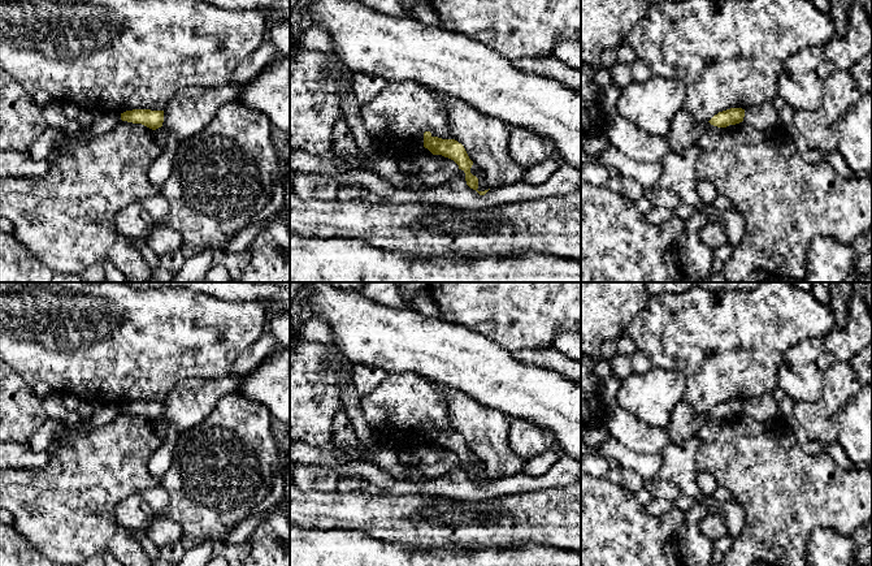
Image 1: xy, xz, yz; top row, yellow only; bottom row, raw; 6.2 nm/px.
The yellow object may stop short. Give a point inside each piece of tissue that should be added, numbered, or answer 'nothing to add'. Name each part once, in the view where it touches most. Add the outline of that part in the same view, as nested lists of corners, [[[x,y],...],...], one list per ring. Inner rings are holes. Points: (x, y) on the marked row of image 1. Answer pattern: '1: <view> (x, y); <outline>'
nothing to add

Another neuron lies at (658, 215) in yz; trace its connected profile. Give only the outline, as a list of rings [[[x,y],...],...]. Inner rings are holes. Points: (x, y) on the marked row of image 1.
[[[652,207],[651,211],[646,215],[646,219],[652,225],[661,225],[673,216],[673,209],[663,207]]]

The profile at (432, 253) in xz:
[[[581,190],[485,209],[435,211],[441,222],[456,217],[480,224],[469,232],[426,225],[428,213],[424,203],[304,200],[290,191],[290,232],[296,234],[356,238],[422,260],[448,254],[516,258],[534,252],[581,263]]]

